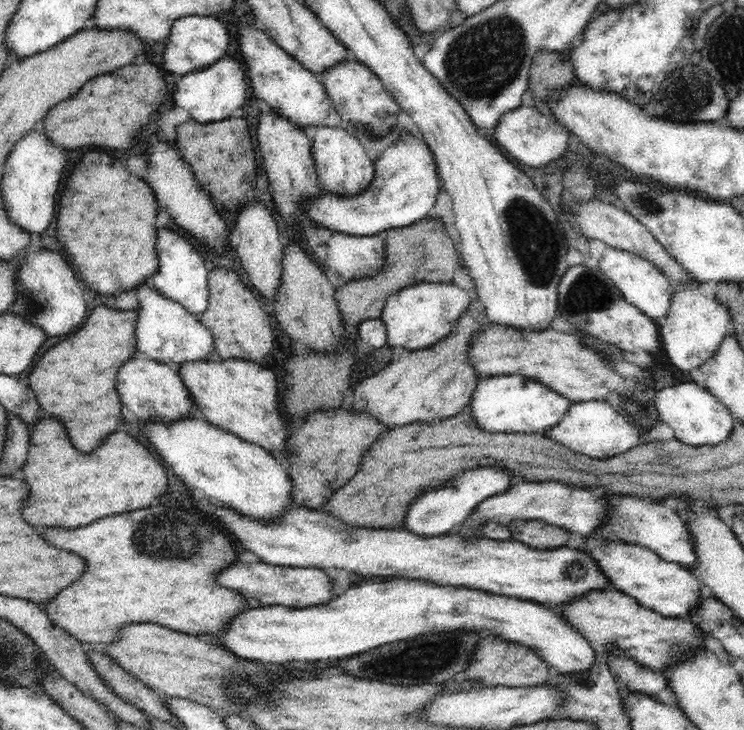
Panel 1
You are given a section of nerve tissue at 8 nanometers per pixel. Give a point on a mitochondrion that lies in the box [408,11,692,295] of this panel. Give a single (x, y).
(483, 60)

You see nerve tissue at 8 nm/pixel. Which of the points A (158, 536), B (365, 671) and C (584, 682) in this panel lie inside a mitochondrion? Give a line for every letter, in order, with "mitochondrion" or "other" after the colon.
A: mitochondrion
B: mitochondrion
C: mitochondrion

